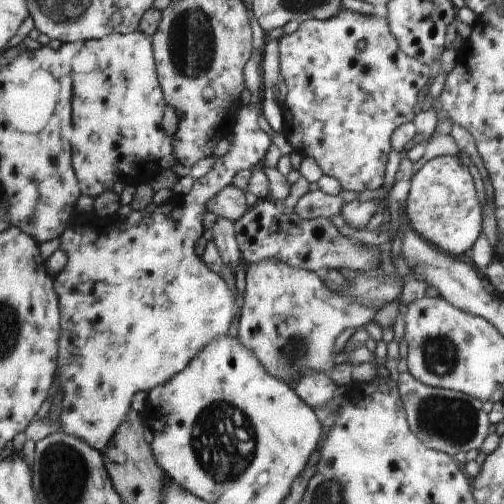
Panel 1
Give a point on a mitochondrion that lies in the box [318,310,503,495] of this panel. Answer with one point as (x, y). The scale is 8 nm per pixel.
(448, 420)

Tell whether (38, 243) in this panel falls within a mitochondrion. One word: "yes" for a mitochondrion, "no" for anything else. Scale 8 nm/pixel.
no

